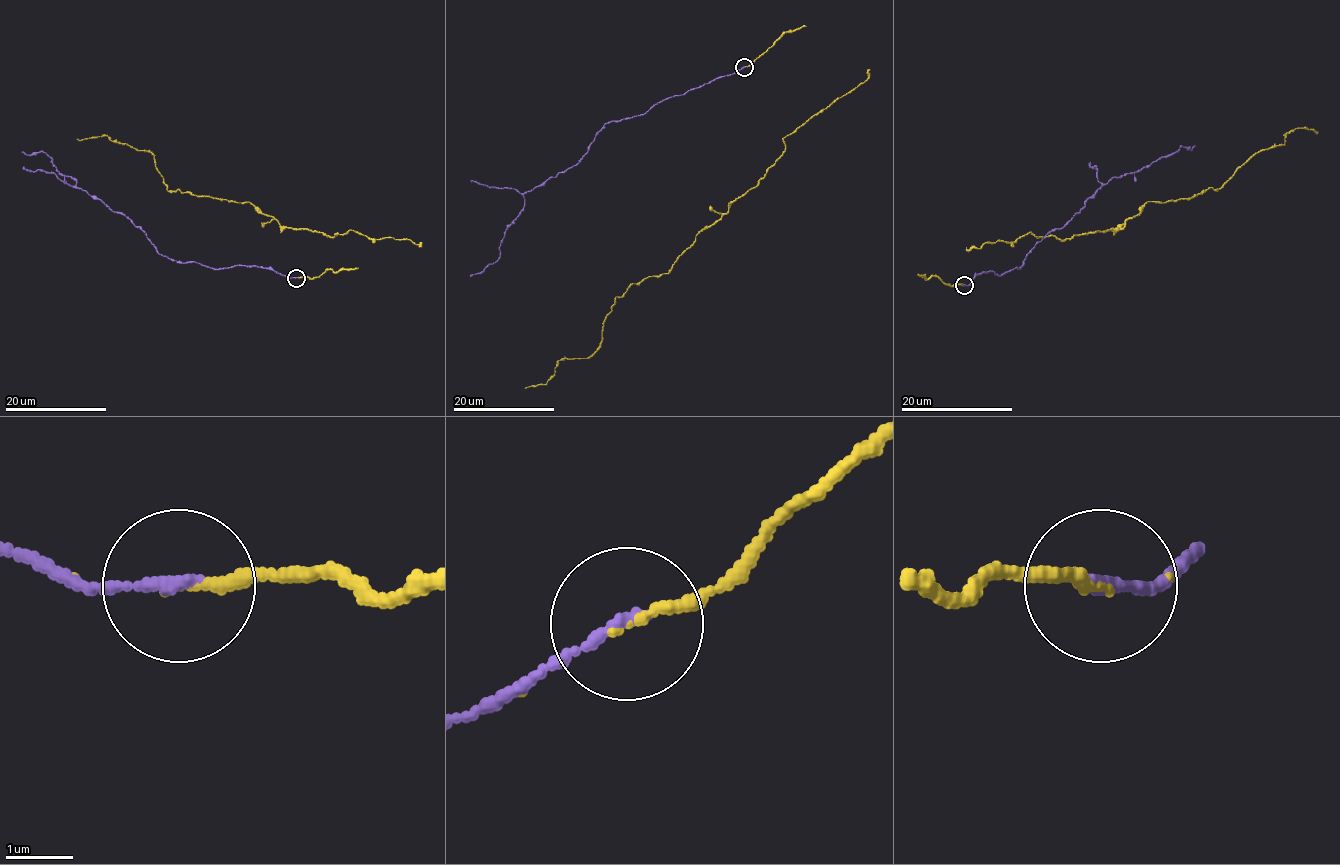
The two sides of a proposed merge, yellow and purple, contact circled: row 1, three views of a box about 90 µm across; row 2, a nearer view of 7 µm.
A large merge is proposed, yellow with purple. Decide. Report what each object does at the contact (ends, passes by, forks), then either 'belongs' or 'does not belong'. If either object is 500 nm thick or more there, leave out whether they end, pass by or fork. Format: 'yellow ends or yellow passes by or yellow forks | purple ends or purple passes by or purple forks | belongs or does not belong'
yellow ends | purple ends | belongs

